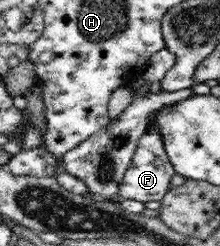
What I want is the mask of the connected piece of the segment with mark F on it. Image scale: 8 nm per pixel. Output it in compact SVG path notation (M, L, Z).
M153 111L146 119L146 129L137 143L137 149L134 150L129 169L126 169L125 175L117 185L119 199L124 198L145 204L160 201L169 191L169 183L176 174L176 168L164 148L163 134L155 126L157 125L155 115L157 112Z

